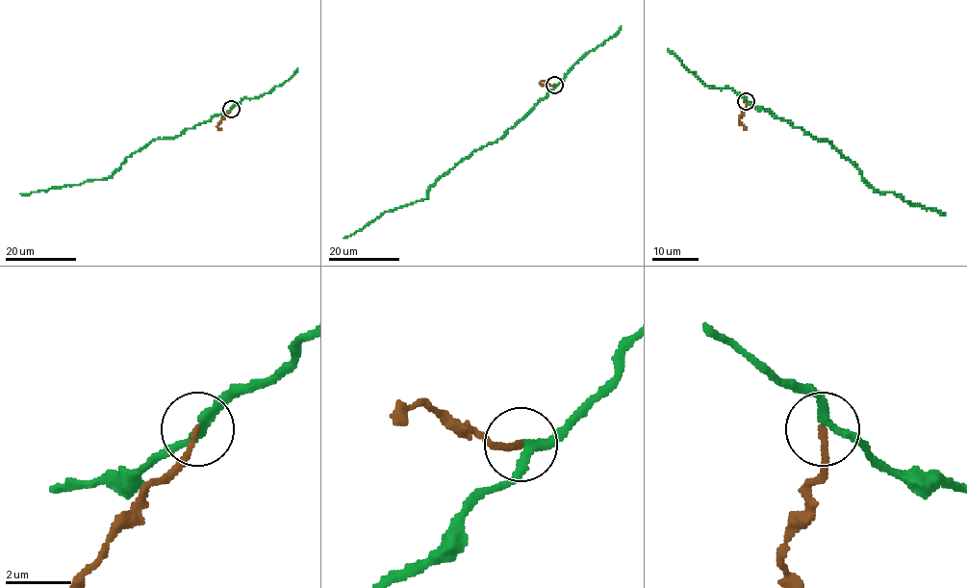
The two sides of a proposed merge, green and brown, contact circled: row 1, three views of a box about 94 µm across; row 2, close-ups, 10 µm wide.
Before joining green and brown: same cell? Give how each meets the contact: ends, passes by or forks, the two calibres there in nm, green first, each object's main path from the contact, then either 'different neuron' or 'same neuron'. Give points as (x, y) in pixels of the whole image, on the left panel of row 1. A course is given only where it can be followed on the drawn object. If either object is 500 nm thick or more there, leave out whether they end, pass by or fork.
green passes by; brown ends; calibres 240 and 180 nm; course green (231, 108), (189, 128), (178, 136), (153, 140), (129, 155), (109, 177), (20, 193); course brown (231, 108), (217, 127), (221, 129); different neuron

